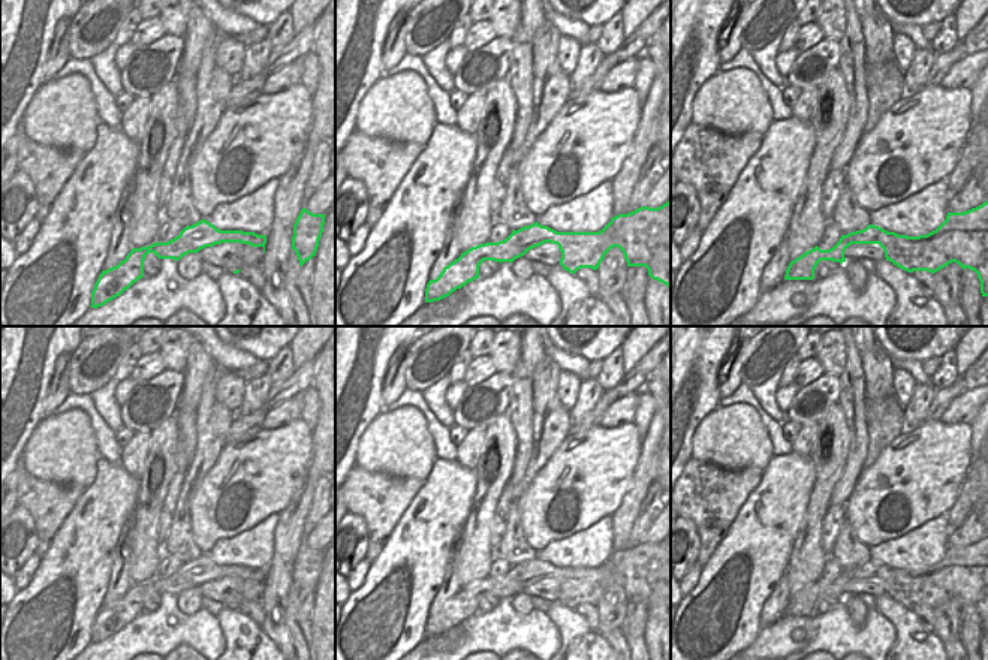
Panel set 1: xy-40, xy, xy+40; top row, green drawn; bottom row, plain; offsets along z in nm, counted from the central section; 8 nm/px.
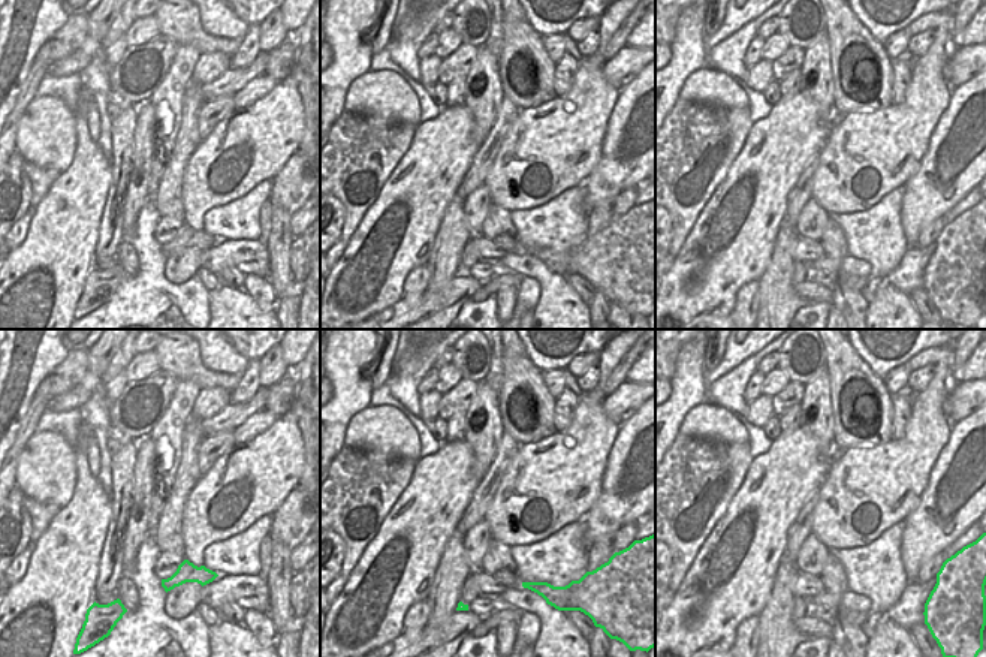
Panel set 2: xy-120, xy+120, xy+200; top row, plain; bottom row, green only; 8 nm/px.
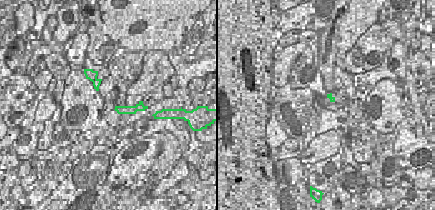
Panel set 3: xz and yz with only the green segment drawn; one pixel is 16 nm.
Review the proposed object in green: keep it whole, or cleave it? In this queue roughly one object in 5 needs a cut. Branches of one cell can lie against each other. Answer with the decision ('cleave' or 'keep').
keep

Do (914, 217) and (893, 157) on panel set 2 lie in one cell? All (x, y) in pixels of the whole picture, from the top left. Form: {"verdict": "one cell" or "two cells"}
{"verdict": "two cells"}

